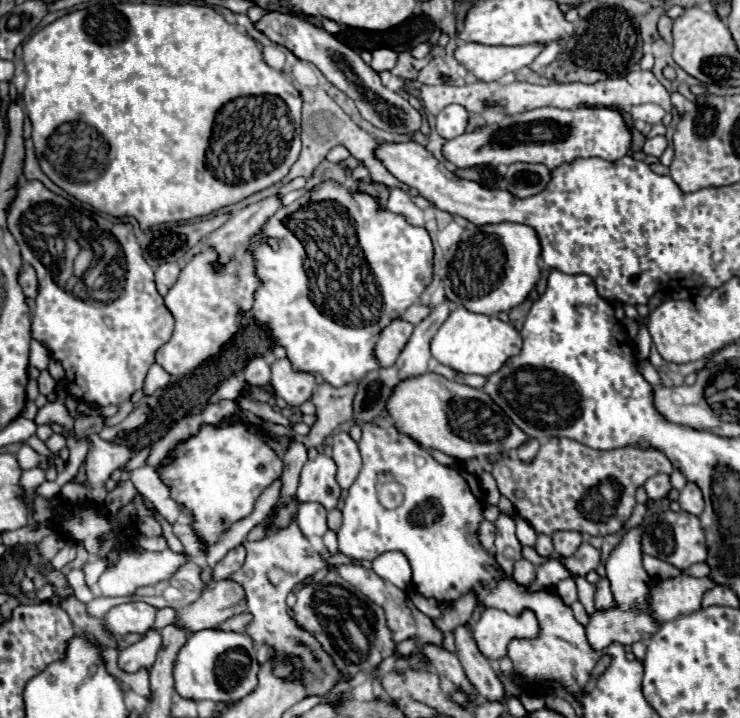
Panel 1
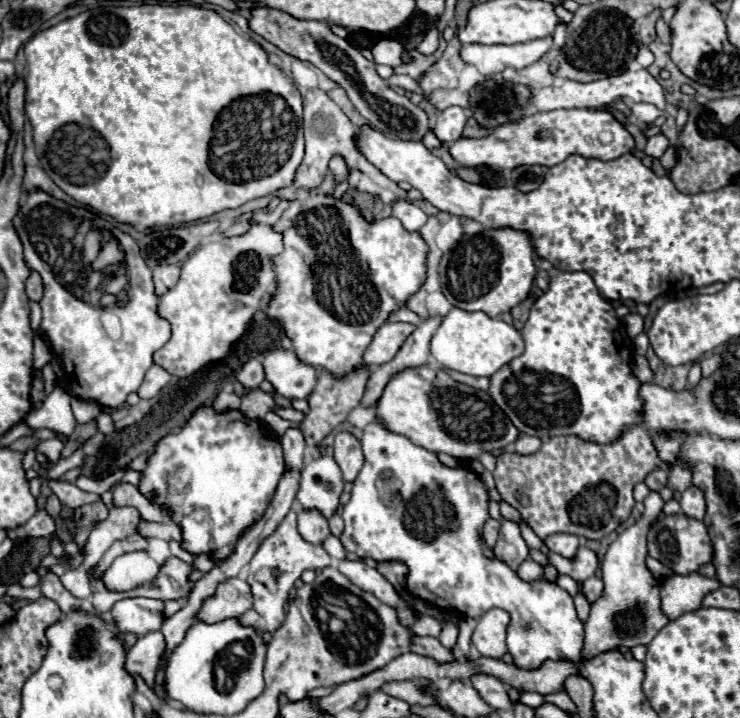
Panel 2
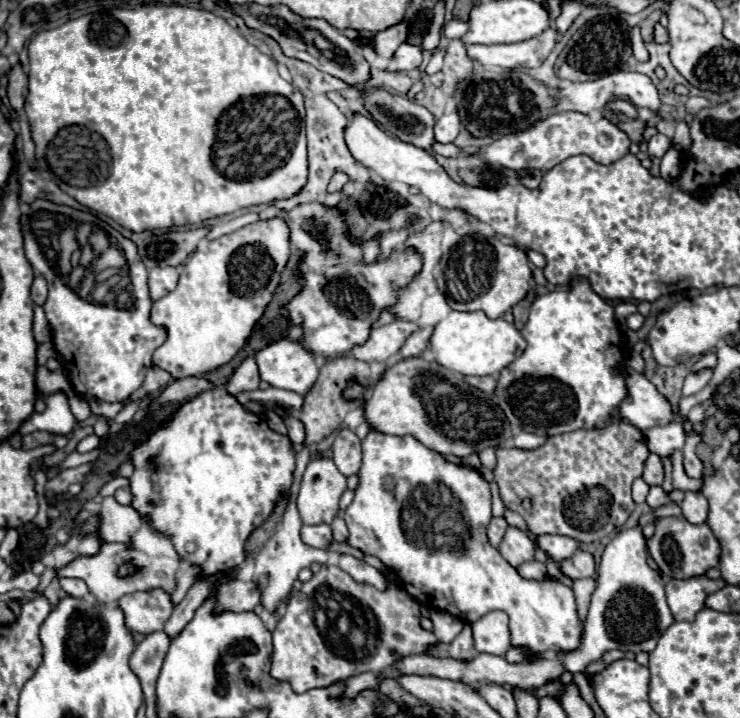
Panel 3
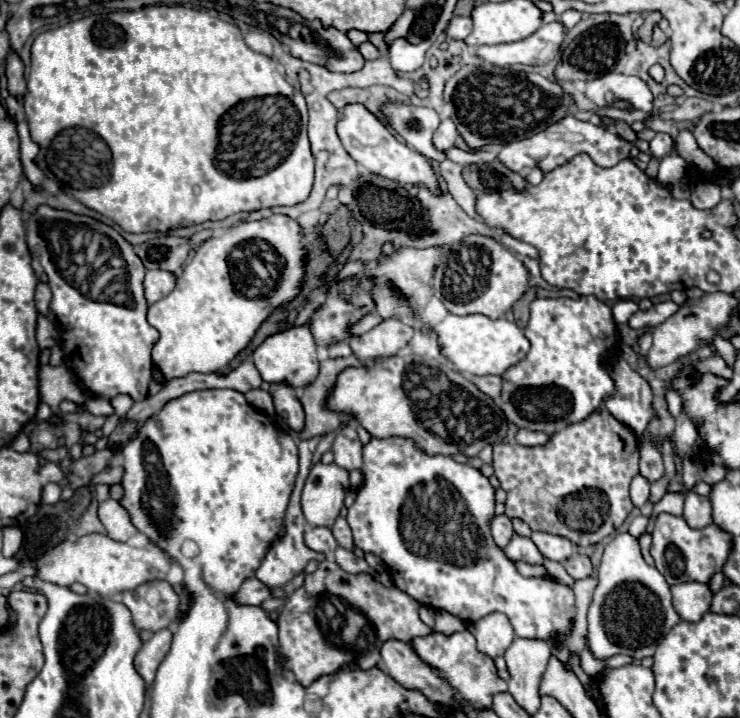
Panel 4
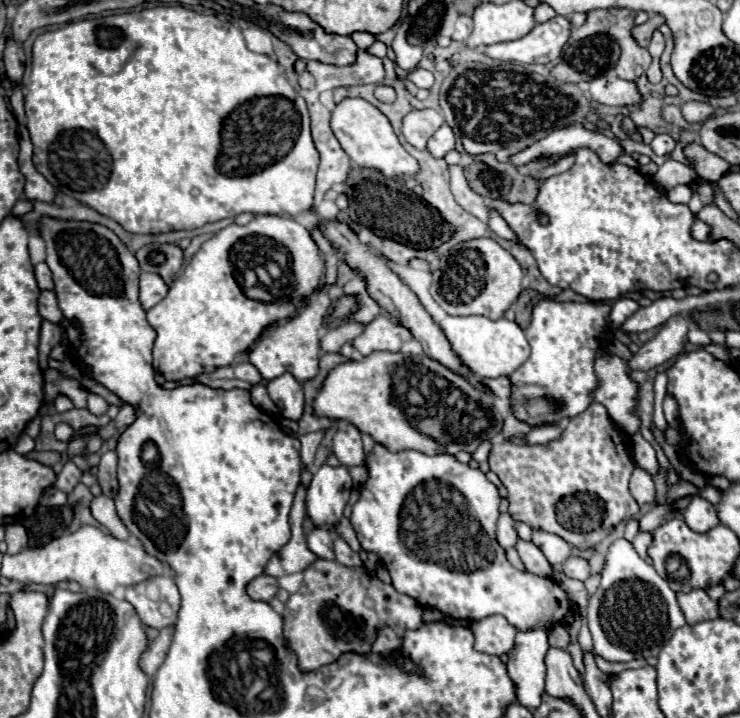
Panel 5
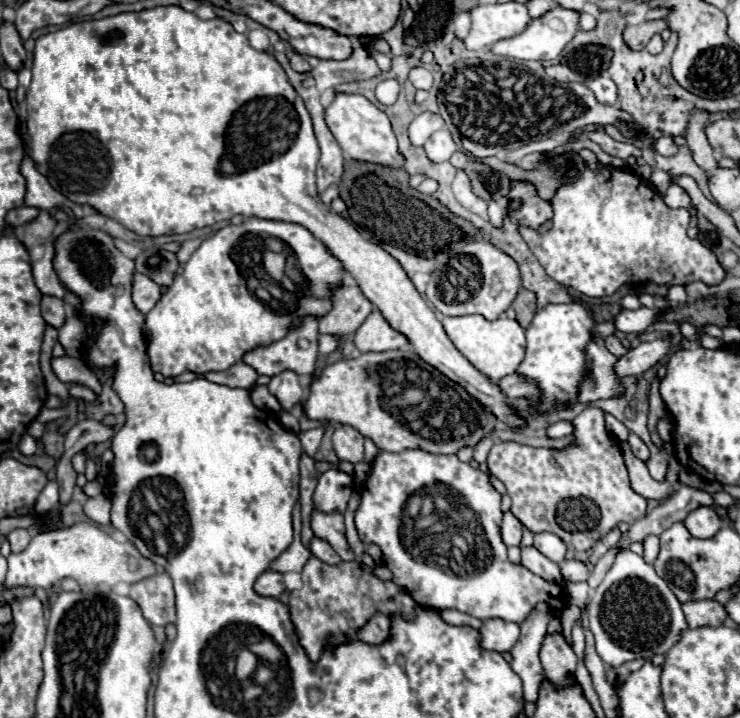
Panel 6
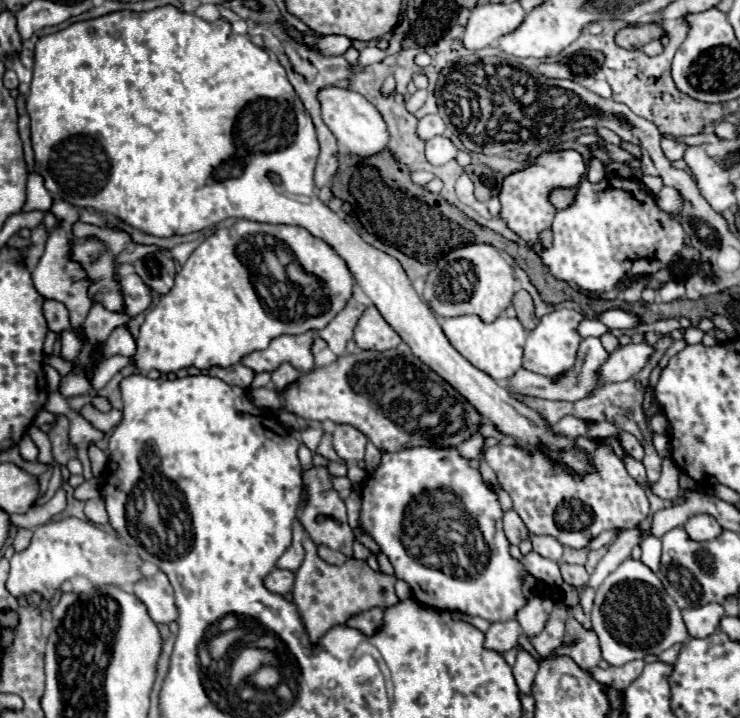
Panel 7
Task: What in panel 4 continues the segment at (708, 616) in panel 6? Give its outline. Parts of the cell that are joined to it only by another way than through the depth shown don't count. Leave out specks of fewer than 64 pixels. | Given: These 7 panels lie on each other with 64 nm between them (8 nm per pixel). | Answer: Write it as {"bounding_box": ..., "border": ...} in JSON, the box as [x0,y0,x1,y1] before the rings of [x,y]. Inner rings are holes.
{"bounding_box":[670,582,712,622],"border":[[[682,582],[670,586],[672,592],[672,604],[678,612],[678,616],[686,622],[700,620],[704,612],[710,610],[712,590],[708,584],[702,582]]]}

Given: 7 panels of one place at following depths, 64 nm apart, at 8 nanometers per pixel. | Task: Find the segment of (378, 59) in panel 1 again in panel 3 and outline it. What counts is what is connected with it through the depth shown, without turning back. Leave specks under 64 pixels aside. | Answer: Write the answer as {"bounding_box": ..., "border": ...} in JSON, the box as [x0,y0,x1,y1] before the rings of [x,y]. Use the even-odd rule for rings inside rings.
{"bounding_box":[374,20,408,58],"border":[[[402,20],[400,24],[396,24],[384,32],[378,32],[374,38],[376,54],[384,56],[384,58],[392,58],[394,52],[398,50],[398,46],[406,40],[406,28],[408,28],[408,20]]]}

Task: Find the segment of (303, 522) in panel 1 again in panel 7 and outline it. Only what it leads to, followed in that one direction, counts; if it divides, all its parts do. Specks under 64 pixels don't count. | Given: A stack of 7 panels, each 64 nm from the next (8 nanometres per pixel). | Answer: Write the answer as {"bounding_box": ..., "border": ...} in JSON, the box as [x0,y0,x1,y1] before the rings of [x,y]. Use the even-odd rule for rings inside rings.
{"bounding_box":[318,546,346,566],"border":[[[318,546],[318,556],[320,556],[324,562],[334,564],[334,566],[340,566],[340,564],[346,562],[346,556],[344,556],[342,552],[336,552],[336,550],[328,548],[328,546]]]}

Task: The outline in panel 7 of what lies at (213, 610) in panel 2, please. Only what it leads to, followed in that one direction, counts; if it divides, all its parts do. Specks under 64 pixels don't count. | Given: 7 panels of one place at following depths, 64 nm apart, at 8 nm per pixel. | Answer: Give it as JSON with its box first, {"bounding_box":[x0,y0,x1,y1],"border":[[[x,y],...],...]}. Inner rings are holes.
{"bounding_box":[264,568,294,594],"border":[[[274,568],[264,578],[264,586],[270,592],[274,592],[274,594],[286,594],[286,592],[290,592],[292,584],[294,584],[294,574],[288,572],[288,570],[280,570],[280,568]]]}

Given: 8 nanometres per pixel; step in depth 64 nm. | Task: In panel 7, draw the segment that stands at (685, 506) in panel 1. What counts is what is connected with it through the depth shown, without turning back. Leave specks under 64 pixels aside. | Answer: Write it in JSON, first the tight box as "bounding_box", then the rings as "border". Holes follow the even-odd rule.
{"bounding_box":[684,514,722,542],"border":[[[696,514],[692,516],[686,524],[684,524],[688,536],[692,540],[698,540],[698,542],[706,542],[706,540],[714,540],[720,532],[722,532],[722,526],[716,522],[714,516],[710,514]]]}

